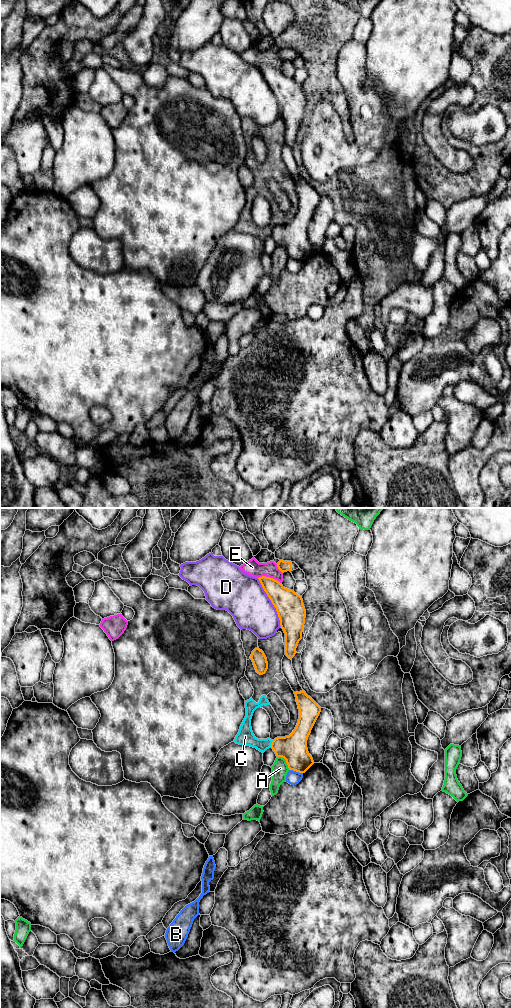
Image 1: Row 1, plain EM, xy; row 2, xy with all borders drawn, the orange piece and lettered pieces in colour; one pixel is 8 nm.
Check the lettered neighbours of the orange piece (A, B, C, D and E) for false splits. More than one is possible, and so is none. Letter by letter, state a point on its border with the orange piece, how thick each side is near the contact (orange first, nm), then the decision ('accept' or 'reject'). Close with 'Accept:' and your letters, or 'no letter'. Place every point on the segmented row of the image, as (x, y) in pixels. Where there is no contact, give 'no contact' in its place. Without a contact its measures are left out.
A: meets orange in xy at (286, 761); 220 nm thick on the orange side, 130 nm on the other; reject
B: meets orange in xy at (296, 771); 220 nm thick on the orange side, 110 nm on the other; reject
C: meets orange in xy at (271, 744); 220 nm thick on the orange side, 140 nm on the other; reject
D: meets orange in xy at (271, 601); 220 nm thick on the orange side, 340 nm on the other; reject
E: meets orange in xy at (269, 577); 200 nm thick on the orange side, 130 nm on the other; reject
Accept: no letter

